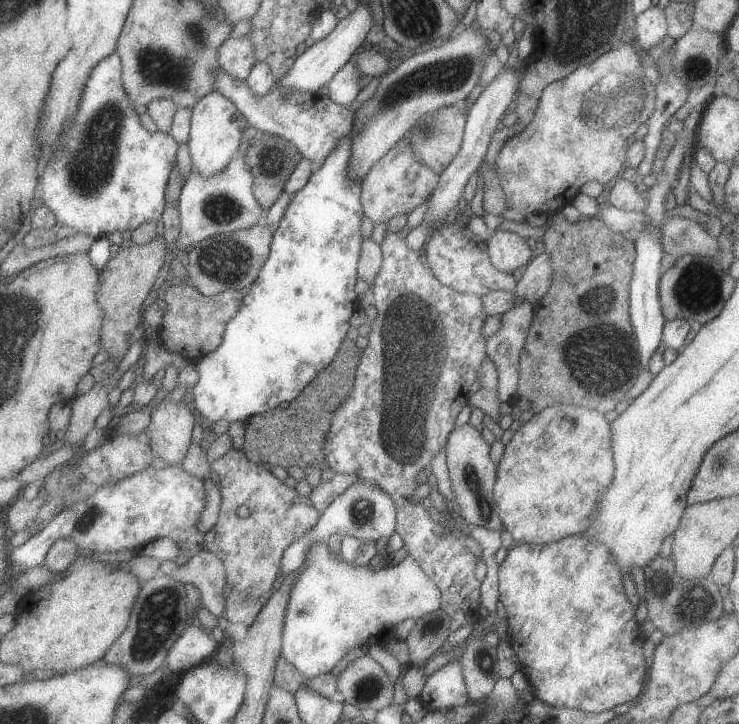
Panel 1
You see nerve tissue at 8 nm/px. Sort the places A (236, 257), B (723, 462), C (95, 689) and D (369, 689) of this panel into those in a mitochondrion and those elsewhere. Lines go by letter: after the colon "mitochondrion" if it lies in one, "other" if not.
A: mitochondrion
B: mitochondrion
C: other
D: mitochondrion

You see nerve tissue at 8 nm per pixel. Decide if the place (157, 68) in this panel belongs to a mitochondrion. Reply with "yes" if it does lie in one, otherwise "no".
yes

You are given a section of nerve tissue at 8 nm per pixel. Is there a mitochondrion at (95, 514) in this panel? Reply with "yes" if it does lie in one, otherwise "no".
yes

